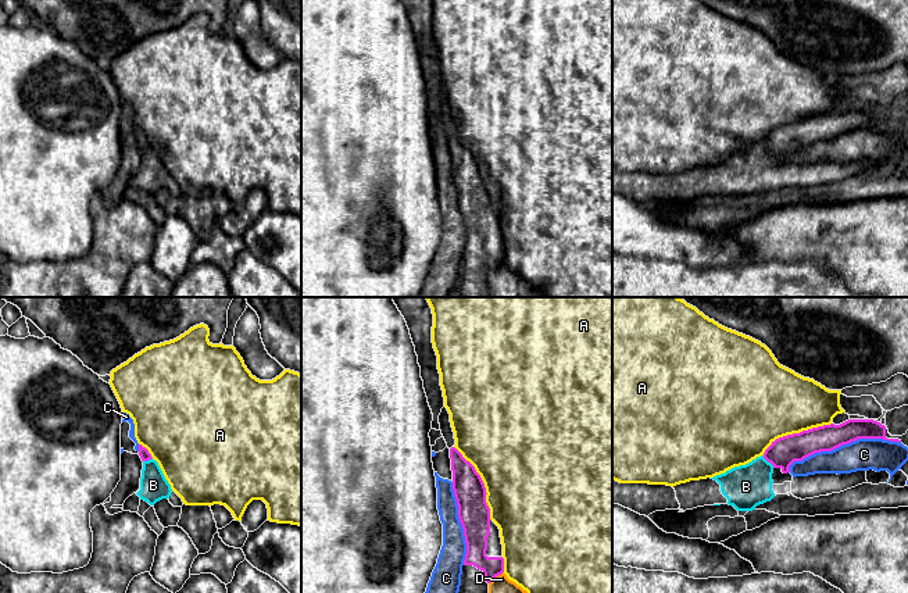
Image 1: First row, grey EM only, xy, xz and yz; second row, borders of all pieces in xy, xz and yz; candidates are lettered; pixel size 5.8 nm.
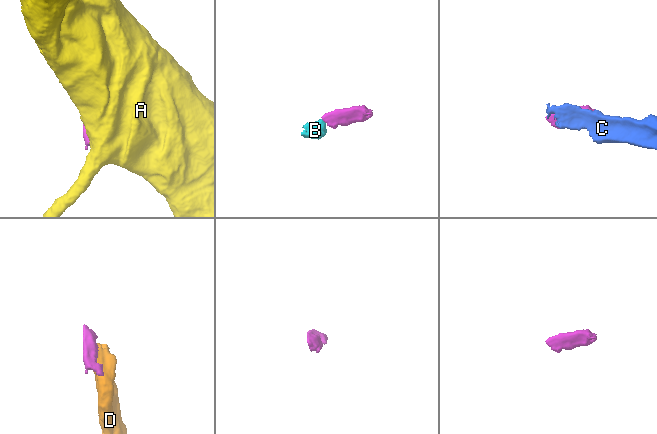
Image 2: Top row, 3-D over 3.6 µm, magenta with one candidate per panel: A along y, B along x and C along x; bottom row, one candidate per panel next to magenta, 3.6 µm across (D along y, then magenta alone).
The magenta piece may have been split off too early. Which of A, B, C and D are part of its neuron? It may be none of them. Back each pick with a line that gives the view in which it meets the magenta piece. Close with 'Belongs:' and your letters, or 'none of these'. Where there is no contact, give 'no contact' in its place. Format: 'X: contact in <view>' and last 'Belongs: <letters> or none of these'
B: contact in yz
Belongs: B

